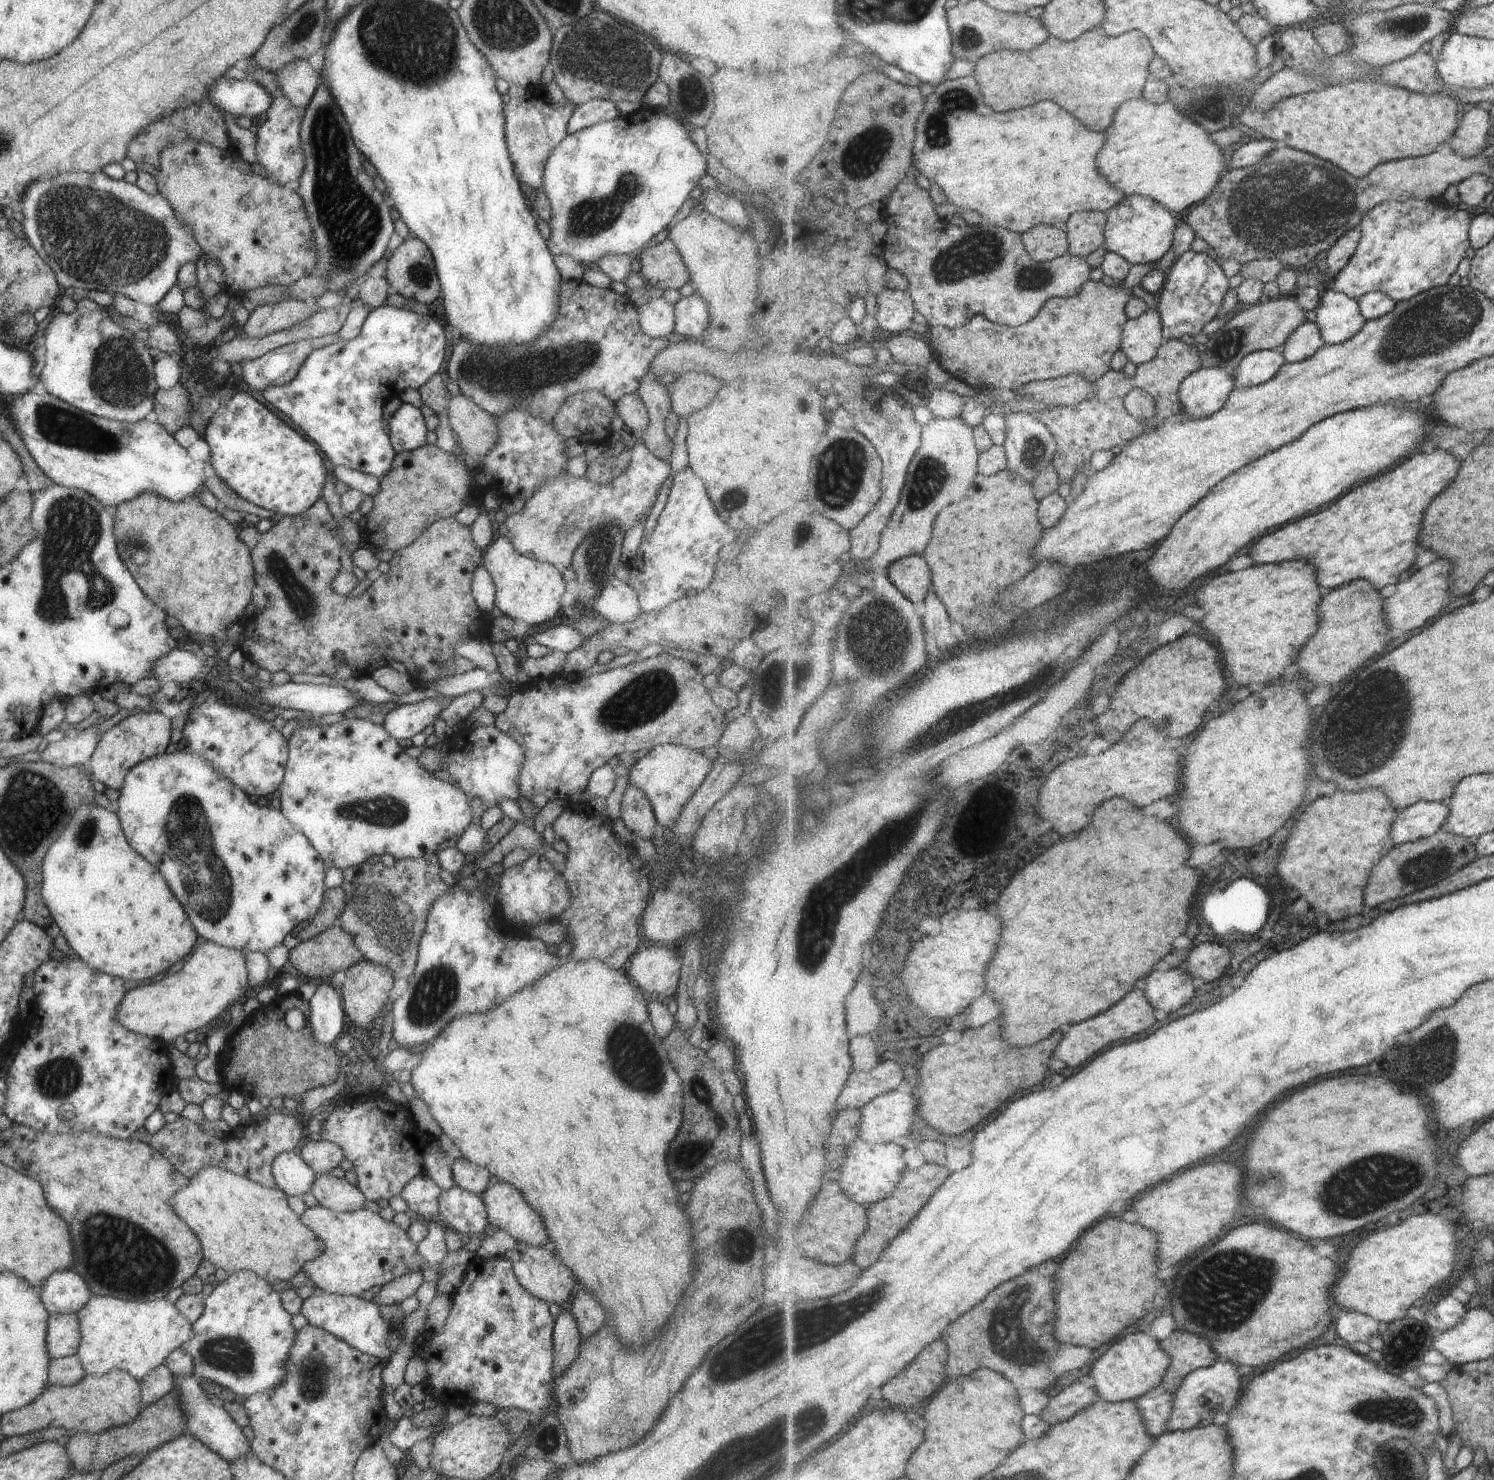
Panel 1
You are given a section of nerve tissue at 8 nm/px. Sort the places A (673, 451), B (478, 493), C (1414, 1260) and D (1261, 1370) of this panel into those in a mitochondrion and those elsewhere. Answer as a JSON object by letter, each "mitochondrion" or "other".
{"A":"other","B":"other","C":"other","D":"other"}

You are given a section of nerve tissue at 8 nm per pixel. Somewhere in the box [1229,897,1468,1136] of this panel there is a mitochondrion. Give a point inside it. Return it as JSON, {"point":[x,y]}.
{"point":[1431,1056]}

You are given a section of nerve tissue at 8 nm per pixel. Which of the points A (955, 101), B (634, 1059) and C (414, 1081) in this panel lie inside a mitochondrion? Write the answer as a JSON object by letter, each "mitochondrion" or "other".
{"A":"mitochondrion","B":"mitochondrion","C":"other"}

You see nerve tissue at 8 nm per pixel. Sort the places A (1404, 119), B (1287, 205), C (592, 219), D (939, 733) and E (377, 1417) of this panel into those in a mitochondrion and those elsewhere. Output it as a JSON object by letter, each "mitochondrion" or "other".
{"A":"other","B":"mitochondrion","C":"mitochondrion","D":"mitochondrion","E":"other"}

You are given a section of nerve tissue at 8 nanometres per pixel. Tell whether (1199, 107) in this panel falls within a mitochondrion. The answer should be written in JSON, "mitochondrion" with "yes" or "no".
{"mitochondrion":"yes"}

